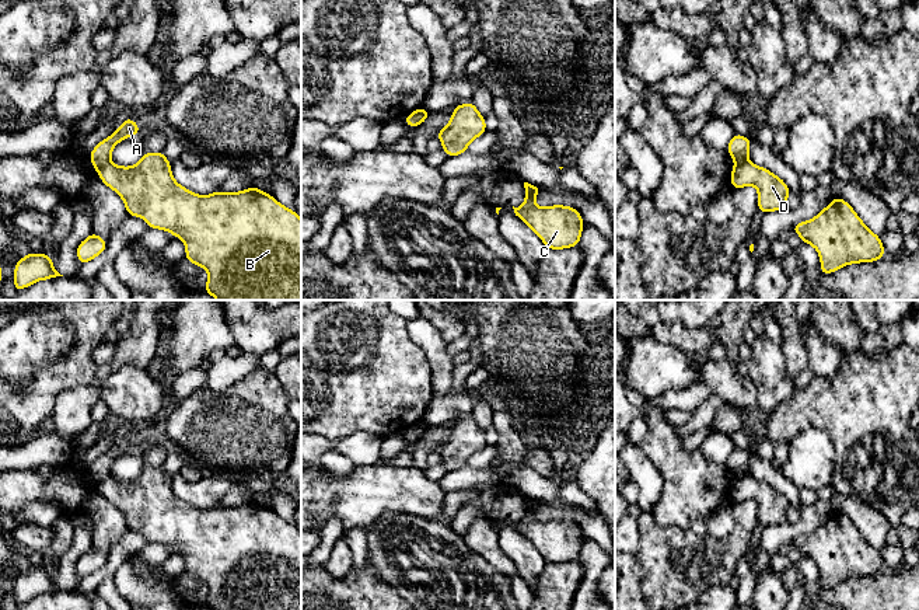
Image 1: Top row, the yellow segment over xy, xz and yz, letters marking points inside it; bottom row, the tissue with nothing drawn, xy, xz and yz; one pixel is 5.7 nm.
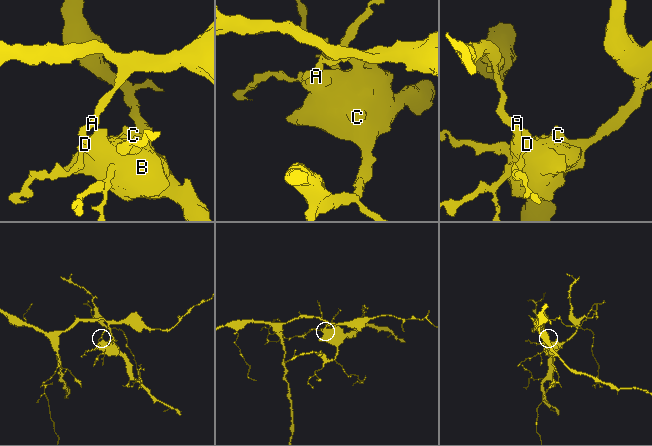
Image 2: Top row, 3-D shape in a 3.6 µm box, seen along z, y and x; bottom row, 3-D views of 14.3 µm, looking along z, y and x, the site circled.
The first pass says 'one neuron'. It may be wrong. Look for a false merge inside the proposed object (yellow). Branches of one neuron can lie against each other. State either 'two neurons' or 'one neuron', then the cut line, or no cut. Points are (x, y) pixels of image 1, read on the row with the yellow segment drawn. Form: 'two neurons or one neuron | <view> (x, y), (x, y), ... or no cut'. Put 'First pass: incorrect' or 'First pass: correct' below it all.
two neurons | xy (109, 160), (97, 170)
First pass: incorrect

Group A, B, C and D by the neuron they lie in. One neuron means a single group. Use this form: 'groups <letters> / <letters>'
groups A / B C D

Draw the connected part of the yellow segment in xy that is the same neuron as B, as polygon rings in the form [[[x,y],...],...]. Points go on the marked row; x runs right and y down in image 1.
[[[144,151],[141,160],[130,167],[109,161],[97,172],[99,179],[123,199],[130,217],[143,216],[148,229],[165,230],[185,243],[185,261],[207,271],[203,292],[216,300],[301,300],[301,219],[270,194],[254,185],[234,194],[217,189],[206,196],[198,195],[174,179],[164,151]]]

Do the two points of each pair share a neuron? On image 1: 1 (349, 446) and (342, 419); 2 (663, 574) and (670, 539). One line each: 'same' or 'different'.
1: different
2: same

